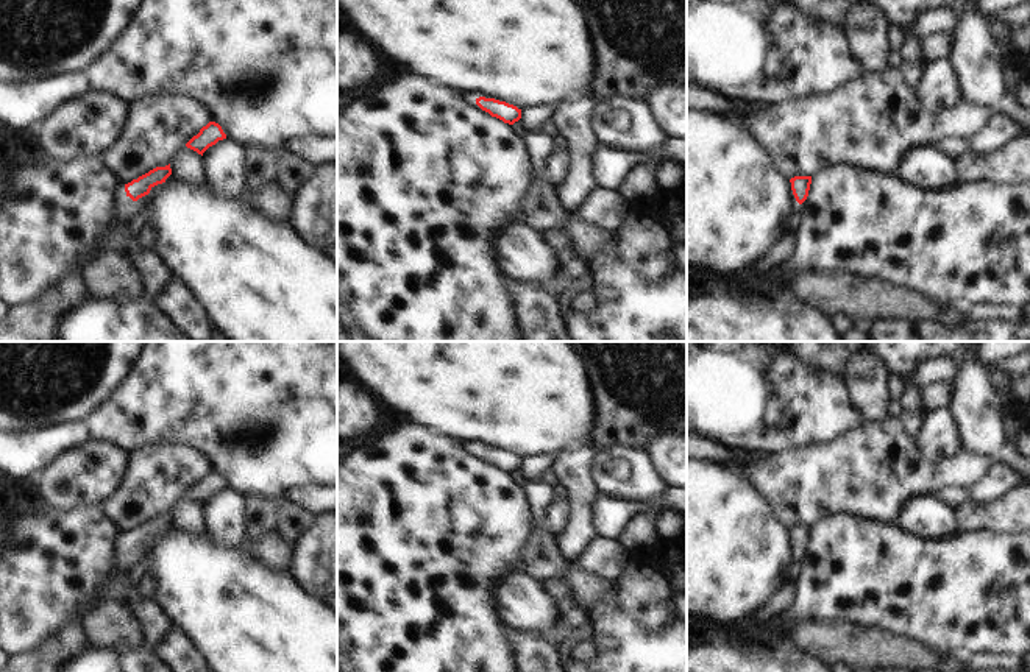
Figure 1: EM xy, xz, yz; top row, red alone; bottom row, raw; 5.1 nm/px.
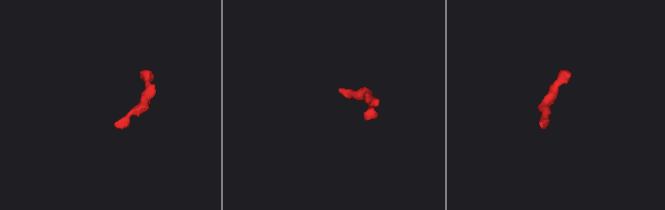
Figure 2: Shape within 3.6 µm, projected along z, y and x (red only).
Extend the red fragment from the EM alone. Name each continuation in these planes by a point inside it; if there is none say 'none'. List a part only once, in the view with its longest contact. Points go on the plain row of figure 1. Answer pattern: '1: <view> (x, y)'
1: xy (127, 558)

